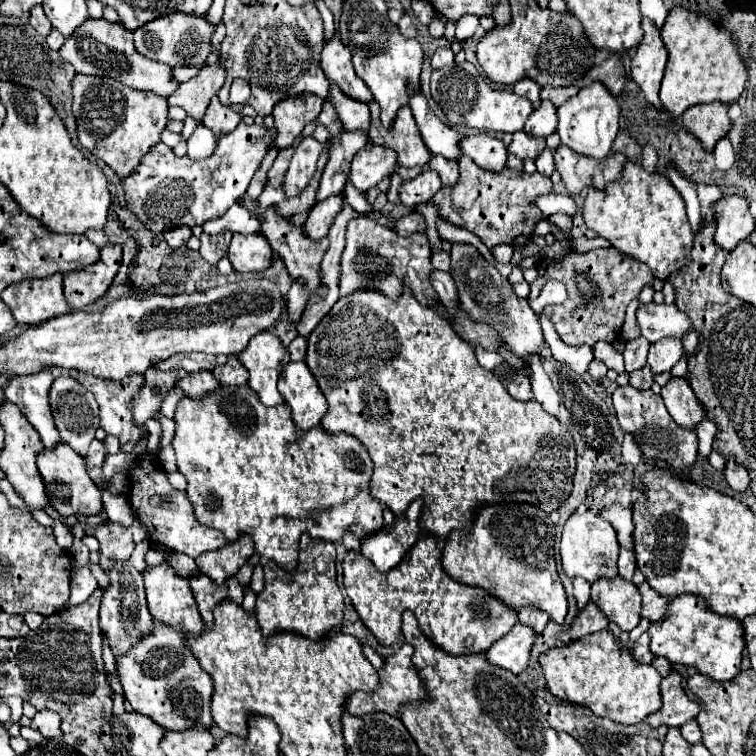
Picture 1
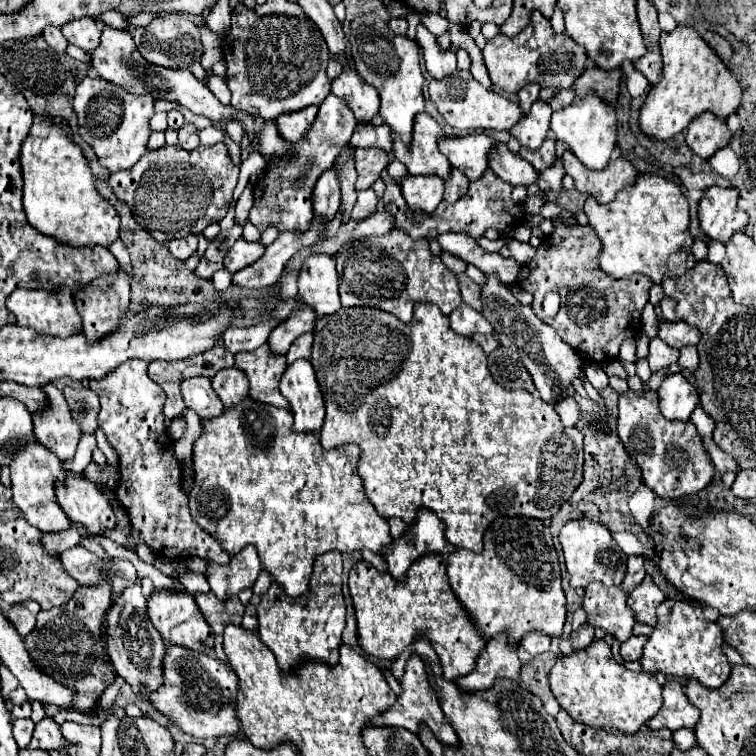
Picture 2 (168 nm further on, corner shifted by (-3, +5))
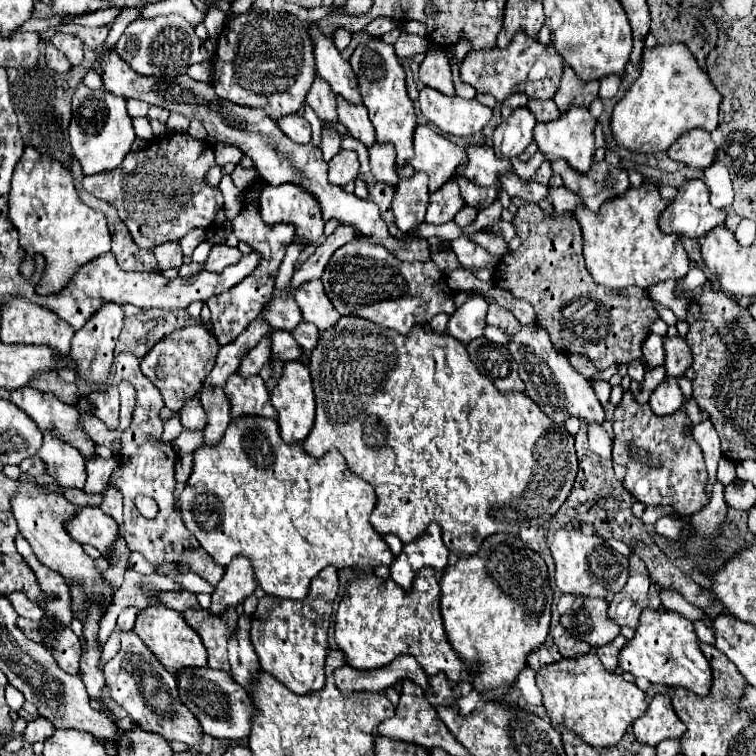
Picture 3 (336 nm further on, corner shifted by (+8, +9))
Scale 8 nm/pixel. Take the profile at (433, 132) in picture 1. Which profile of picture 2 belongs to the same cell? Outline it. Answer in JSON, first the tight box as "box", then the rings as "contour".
{"box":[440,133,496,181],"contour":[[[484,133],[464,135],[464,137],[442,137],[440,151],[448,157],[450,165],[464,171],[464,175],[474,181],[488,167],[488,151],[496,141]]]}

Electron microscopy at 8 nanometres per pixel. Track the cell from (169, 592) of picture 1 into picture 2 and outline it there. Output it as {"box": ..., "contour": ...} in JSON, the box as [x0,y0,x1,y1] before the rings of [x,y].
{"box":[148,589,214,653],"contour":[[[156,589],[150,599],[148,599],[148,617],[152,621],[152,625],[160,631],[162,639],[168,643],[176,643],[194,651],[202,651],[208,653],[214,647],[214,633],[210,629],[210,625],[204,621],[194,595],[190,595],[188,591],[180,589],[180,591],[166,591],[166,589]]]}

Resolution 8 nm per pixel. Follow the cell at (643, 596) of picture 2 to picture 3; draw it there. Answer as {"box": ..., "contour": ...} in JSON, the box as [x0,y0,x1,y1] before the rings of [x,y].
{"box":[609,553,661,629],"contour":[[[633,553],[629,557],[629,563],[631,563],[629,581],[623,587],[623,591],[617,593],[609,603],[609,617],[621,627],[627,625],[635,629],[639,623],[641,611],[659,609],[661,601],[659,601],[657,585],[651,581],[645,563]]]}

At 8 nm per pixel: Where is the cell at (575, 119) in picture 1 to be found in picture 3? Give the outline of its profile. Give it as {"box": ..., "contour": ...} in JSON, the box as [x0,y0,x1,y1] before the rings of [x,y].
{"box":[533,105,597,173],"contour":[[[573,105],[557,121],[537,123],[535,131],[533,131],[533,139],[547,161],[565,159],[571,165],[571,169],[575,169],[577,173],[587,173],[593,163],[593,153],[595,153],[595,137],[593,137],[595,125],[597,125],[595,117],[591,117],[591,113],[585,107]]]}

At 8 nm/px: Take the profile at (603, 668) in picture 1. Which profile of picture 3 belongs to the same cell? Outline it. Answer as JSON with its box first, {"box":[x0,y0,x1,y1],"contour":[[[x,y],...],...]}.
{"box":[537,653,647,747],"contour":[[[585,653],[575,659],[561,659],[543,667],[537,671],[537,687],[541,689],[543,707],[547,709],[551,723],[573,731],[593,747],[617,745],[633,721],[643,717],[647,711],[645,693],[621,675],[607,673],[599,657],[593,653]]]}

